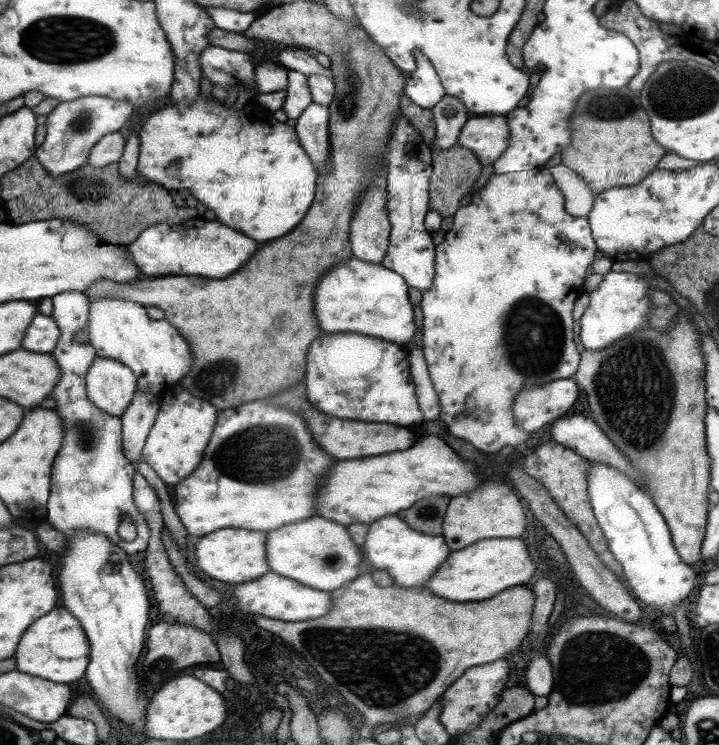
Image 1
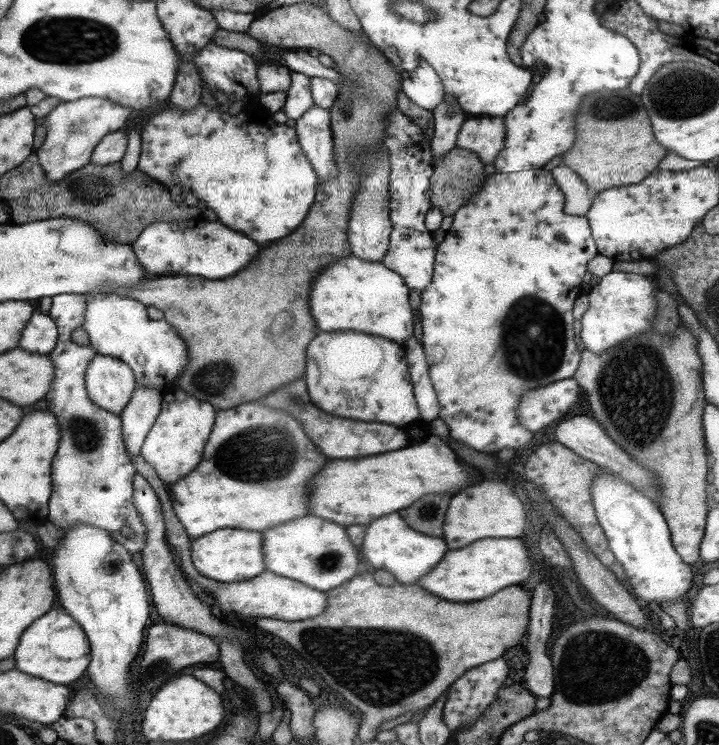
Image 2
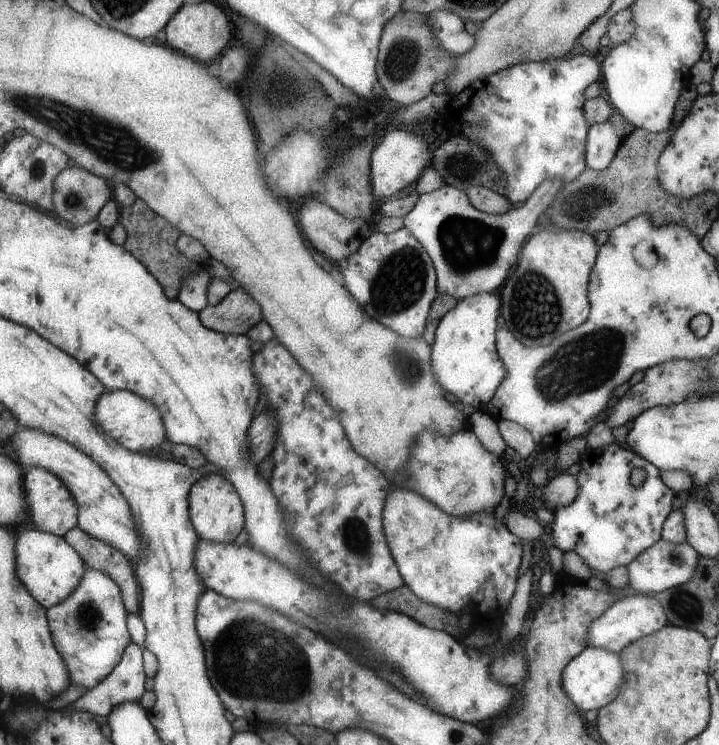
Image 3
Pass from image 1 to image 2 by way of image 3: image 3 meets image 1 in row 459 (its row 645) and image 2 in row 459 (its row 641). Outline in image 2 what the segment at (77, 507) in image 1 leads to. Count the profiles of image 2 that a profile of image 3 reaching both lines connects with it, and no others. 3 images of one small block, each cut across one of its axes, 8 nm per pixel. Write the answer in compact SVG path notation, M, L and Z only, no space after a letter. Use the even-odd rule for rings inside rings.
M55 296L47 312L59 330L57 346L49 354L55 374L43 398L49 404L45 412L53 414L59 424L59 448L51 464L51 526L69 528L79 522L93 524L107 530L127 552L141 552L147 528L133 504L133 478L137 470L123 440L123 420L119 414L99 408L89 394L85 394L87 364L91 364L97 352L89 346L75 346L69 340L73 328L79 330L85 308L83 296ZM123 526L133 530L133 538L121 536Z

